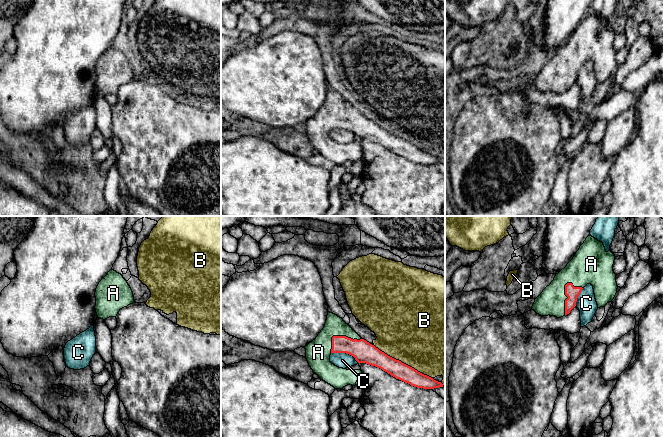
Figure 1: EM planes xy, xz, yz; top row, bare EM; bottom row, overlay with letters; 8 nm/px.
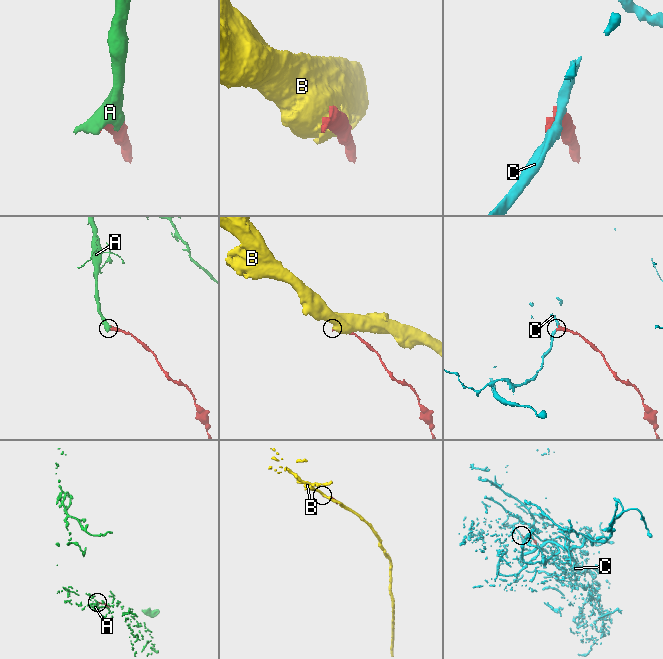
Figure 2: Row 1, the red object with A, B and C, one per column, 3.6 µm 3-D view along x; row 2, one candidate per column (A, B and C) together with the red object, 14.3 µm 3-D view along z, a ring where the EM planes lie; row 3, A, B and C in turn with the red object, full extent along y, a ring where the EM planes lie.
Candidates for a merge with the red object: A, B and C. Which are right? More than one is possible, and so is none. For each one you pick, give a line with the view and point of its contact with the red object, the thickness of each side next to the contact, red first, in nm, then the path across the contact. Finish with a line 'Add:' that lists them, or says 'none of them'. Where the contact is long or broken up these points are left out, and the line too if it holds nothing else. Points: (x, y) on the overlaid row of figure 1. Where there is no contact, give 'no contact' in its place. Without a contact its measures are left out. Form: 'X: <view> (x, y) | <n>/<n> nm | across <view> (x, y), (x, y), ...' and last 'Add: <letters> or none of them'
A: yz (567, 296) | 100/240 nm
Add: A

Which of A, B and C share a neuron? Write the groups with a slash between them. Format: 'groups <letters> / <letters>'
groups A / B / C

